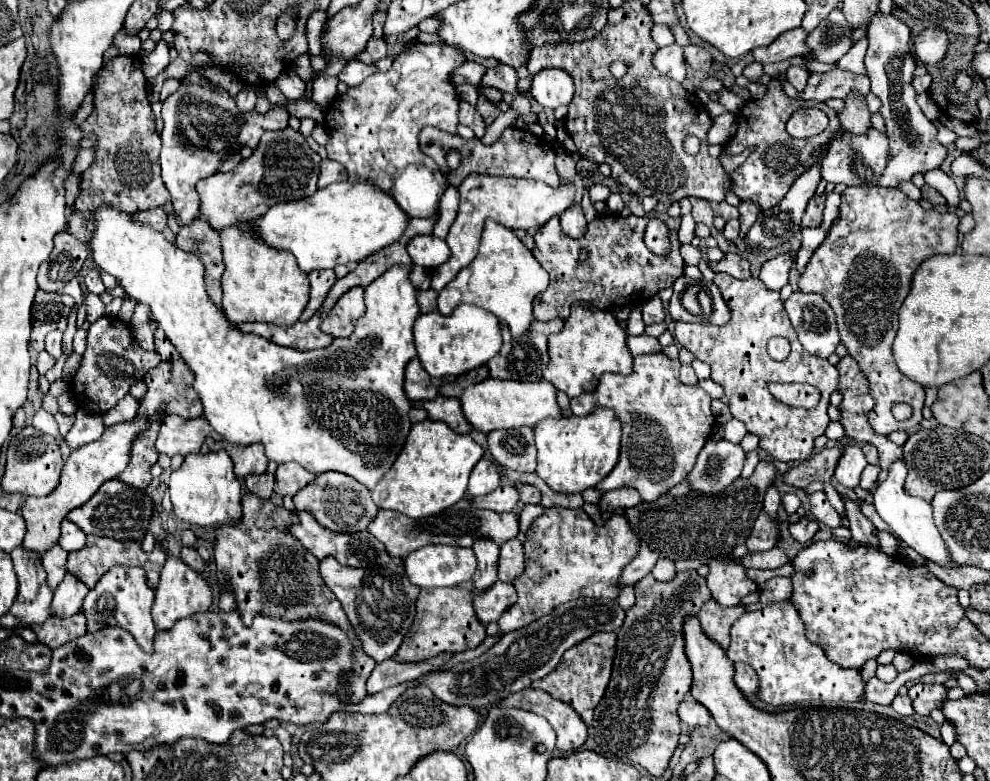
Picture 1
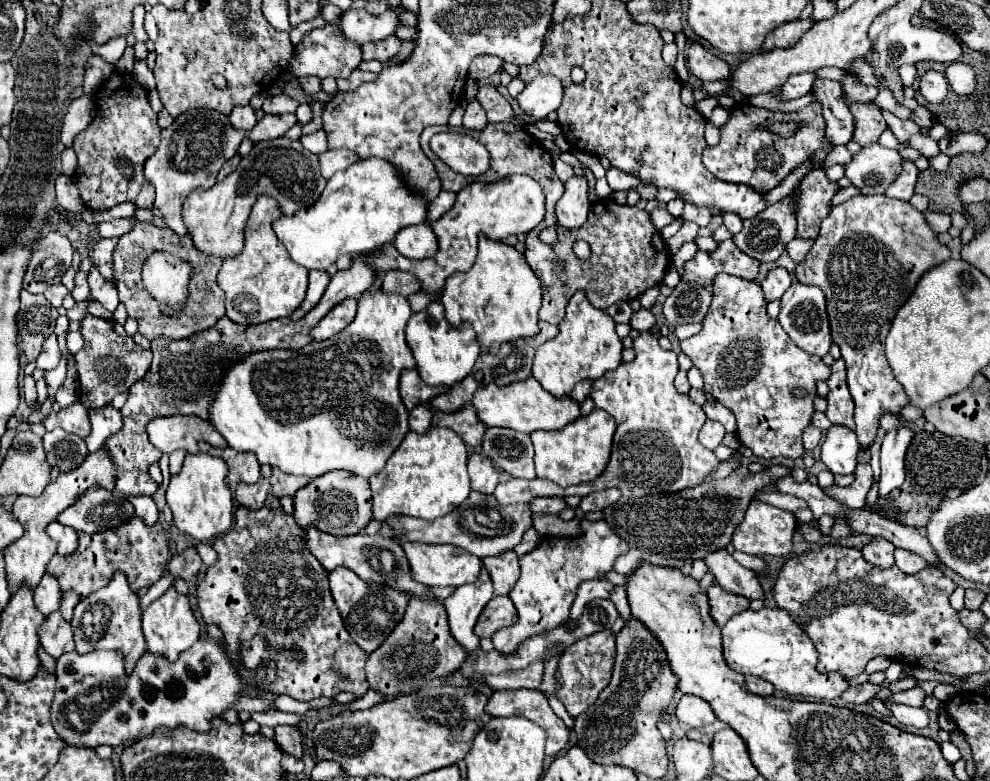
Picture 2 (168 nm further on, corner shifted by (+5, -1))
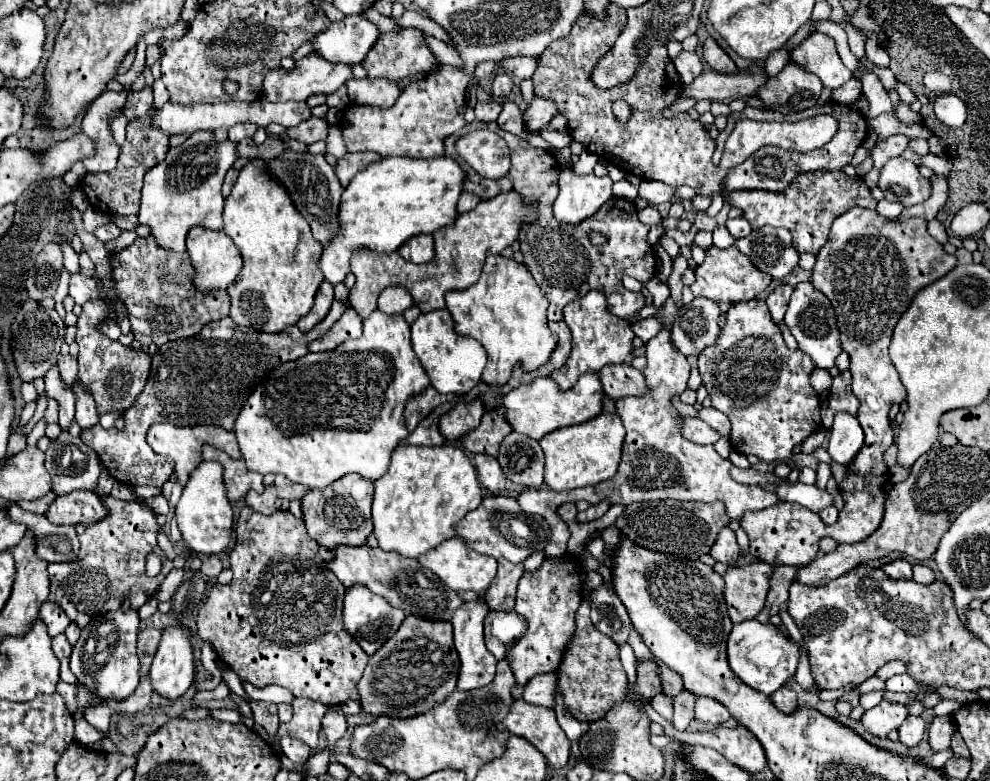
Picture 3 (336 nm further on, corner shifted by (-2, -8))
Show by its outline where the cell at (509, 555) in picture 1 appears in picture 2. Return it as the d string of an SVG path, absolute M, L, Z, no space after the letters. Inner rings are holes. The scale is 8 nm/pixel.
M511 549L511 551L505 551L503 555L485 557L483 565L487 567L487 571L491 575L495 595L509 595L511 587L517 583L519 573L521 573L517 553Z

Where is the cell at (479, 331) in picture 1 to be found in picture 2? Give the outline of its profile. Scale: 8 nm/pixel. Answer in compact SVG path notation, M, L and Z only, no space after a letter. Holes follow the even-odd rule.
M439 301L429 303L427 309L411 315L405 329L405 337L417 361L417 371L427 385L445 385L445 387L455 385L457 381L465 379L471 373L481 353L475 329L467 327L467 323L463 323L463 327L447 323Z

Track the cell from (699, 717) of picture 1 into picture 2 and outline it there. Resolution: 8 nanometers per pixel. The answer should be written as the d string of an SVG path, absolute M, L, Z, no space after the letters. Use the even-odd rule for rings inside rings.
M683 695L677 703L675 717L685 723L687 727L703 727L715 721L715 713L709 707L707 701L695 697L695 695Z

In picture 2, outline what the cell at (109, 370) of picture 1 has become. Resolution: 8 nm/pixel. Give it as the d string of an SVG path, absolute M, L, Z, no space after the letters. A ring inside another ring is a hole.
M87 315L81 323L85 347L75 355L79 373L79 401L87 409L99 409L111 403L117 393L127 393L151 365L151 351L141 349L131 337L121 337L113 329L113 321Z

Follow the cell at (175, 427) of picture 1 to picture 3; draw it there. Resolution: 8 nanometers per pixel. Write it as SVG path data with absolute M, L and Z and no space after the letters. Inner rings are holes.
M154 424L148 430L148 444L158 452L174 460L176 464L176 476L180 484L188 482L188 476L192 470L202 462L202 446L208 444L226 452L233 459L240 459L241 452L233 431L227 431L221 426L202 425L202 426L174 426L174 424Z

